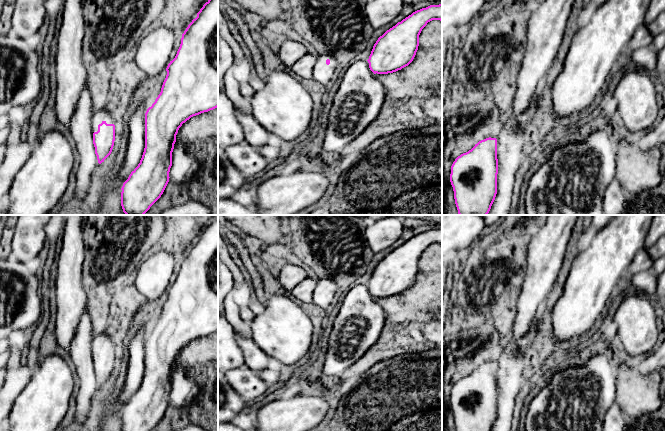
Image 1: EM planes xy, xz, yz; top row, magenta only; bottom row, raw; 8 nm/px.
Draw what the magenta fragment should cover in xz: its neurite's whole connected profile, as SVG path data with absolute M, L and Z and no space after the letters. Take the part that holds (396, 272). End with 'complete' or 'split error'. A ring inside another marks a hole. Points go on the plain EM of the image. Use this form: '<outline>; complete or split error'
M442 228L413 236L378 262L369 283L374 298L393 297L408 290L419 270L422 253L432 244L442 245Z; complete

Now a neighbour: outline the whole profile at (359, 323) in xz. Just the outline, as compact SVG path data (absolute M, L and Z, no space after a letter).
M368 285L353 286L343 300L326 343L323 374L326 377L341 376L377 342L384 327L384 321L384 311L370 294Z

